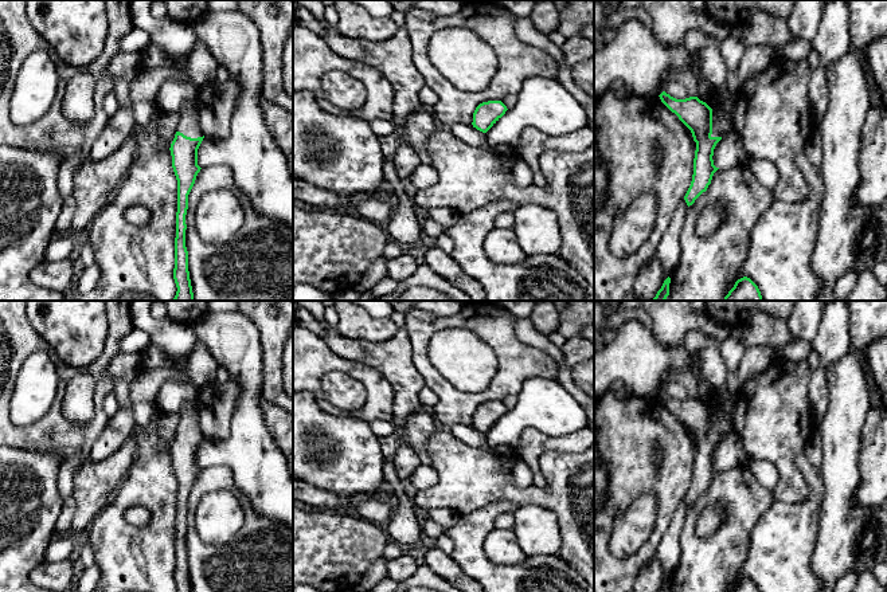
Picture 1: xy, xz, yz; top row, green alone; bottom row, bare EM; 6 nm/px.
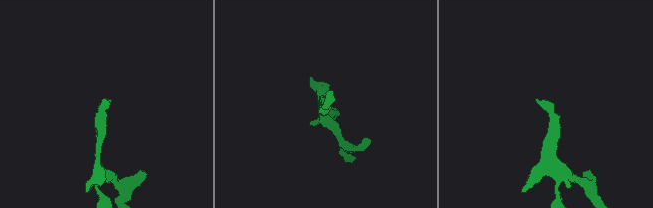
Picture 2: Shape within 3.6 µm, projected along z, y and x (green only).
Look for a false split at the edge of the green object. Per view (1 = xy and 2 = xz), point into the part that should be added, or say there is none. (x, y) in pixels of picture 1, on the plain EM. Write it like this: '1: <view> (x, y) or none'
1: xy (188, 426)
2: none

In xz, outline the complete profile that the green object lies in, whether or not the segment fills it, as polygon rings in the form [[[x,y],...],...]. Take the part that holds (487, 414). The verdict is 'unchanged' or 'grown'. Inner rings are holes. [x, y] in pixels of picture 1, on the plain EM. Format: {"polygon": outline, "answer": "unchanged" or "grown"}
{"polygon": [[[488,401],[480,404],[473,413],[473,428],[487,434],[507,412],[501,401]]], "answer": "unchanged"}

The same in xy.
{"polygon": [[[198,403],[188,404],[180,412],[180,422],[175,439],[171,444],[172,468],[177,481],[177,513],[175,538],[175,569],[173,580],[177,592],[192,592],[188,572],[188,552],[185,548],[185,515],[188,510],[188,495],[200,473],[198,466],[198,450],[204,436],[199,426]]], "answer": "grown"}

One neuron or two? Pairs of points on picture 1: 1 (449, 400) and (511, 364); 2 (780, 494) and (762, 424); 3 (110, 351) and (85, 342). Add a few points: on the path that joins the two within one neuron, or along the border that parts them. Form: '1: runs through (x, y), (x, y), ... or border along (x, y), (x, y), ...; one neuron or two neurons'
1: runs through (467, 400), (488, 395), (501, 381); one neuron
2: runs through (785, 477), (785, 461), (780, 442); one neuron
3: border along (108, 317), (104, 351), (81, 369); two neurons

